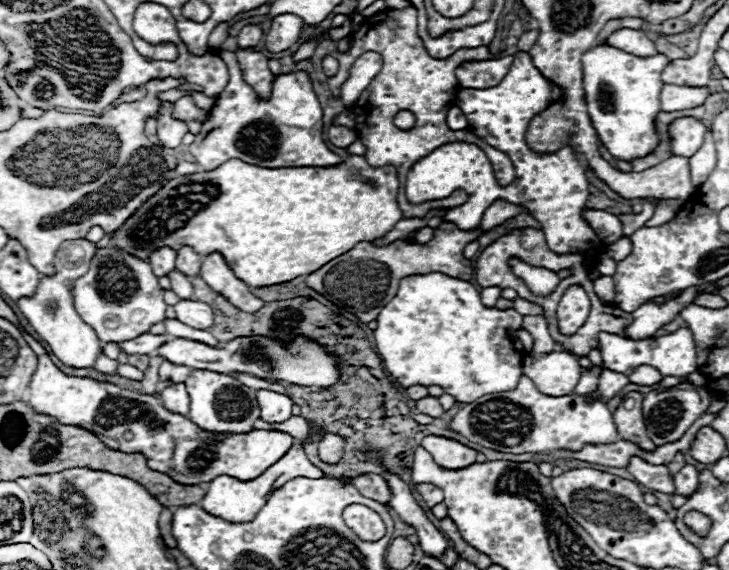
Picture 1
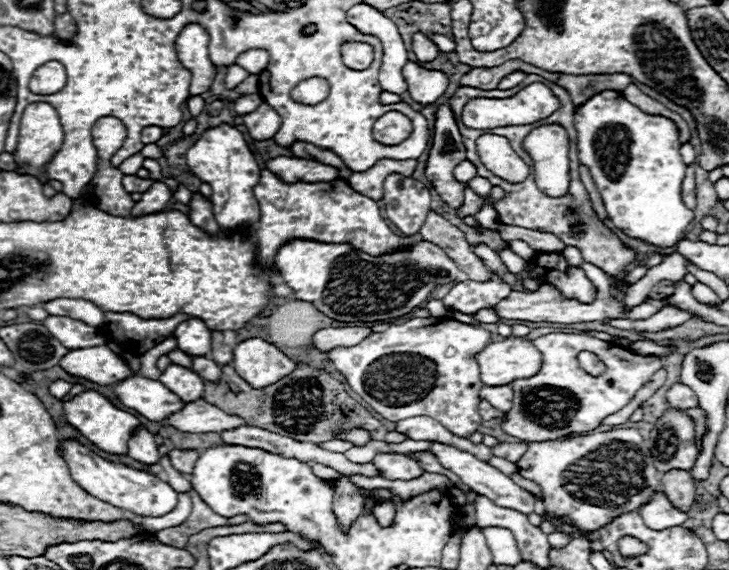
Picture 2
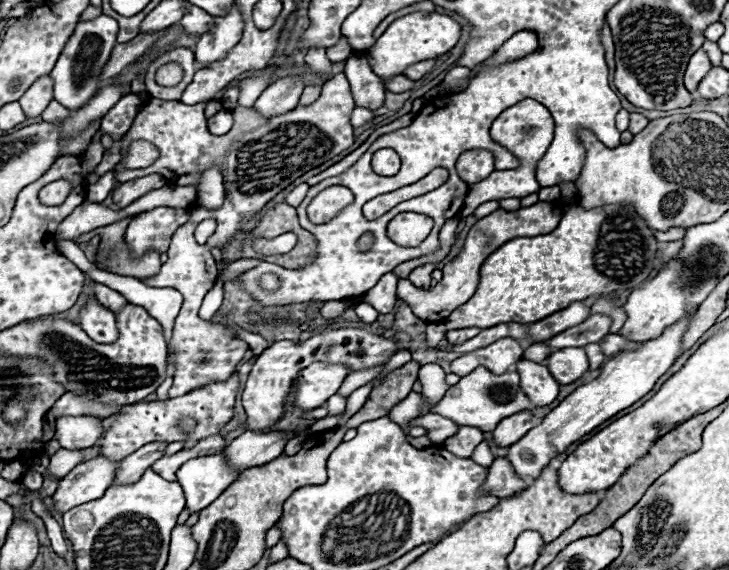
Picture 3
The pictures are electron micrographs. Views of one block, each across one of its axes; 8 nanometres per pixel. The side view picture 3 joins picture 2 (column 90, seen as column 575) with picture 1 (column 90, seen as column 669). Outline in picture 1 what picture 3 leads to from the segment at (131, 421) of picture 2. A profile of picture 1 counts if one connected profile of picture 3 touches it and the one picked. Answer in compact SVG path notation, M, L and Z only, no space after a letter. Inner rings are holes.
M80 238L80 240L68 240L64 242L54 258L56 274L54 276L42 276L36 296L34 298L22 298L18 302L20 312L28 320L28 324L34 328L34 332L50 346L50 352L66 366L70 368L94 368L98 356L102 354L102 342L98 340L96 332L78 316L74 310L74 296L72 288L78 276L84 276L90 268L90 260L94 256L94 244Z

